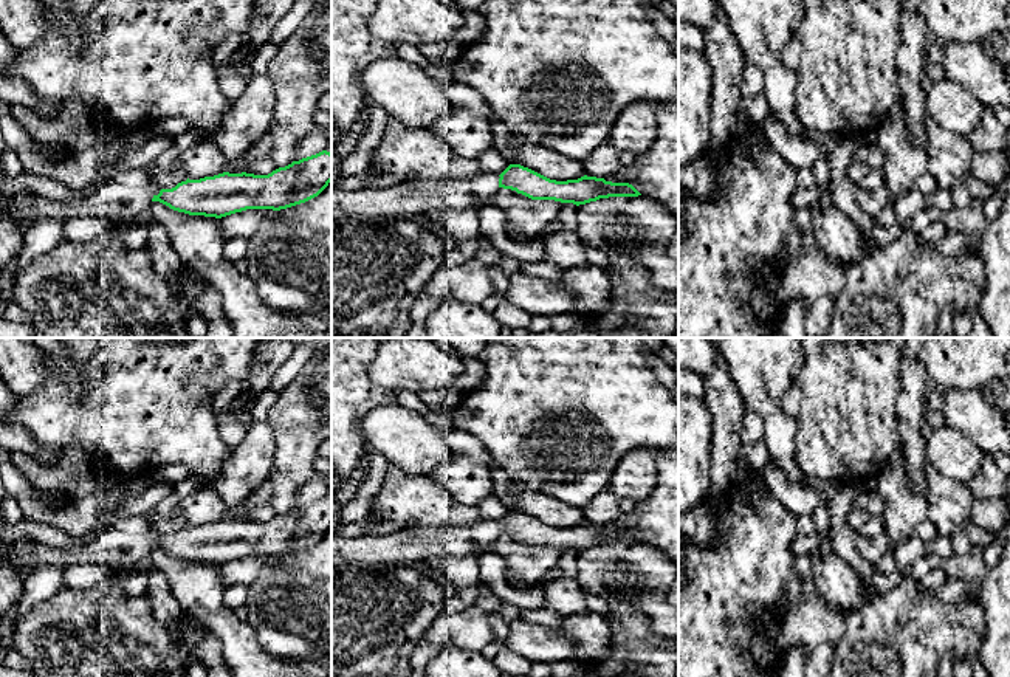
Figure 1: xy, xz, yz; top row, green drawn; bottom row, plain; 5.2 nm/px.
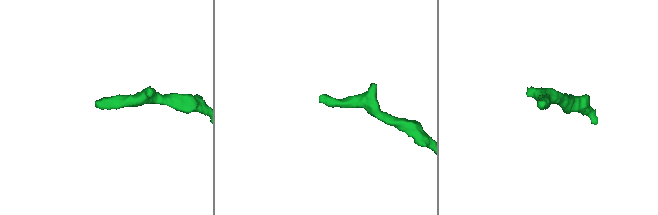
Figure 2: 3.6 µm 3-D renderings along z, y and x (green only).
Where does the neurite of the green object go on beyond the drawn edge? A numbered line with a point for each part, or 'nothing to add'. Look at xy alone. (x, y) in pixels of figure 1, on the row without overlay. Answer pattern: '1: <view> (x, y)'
1: xy (112, 547)

